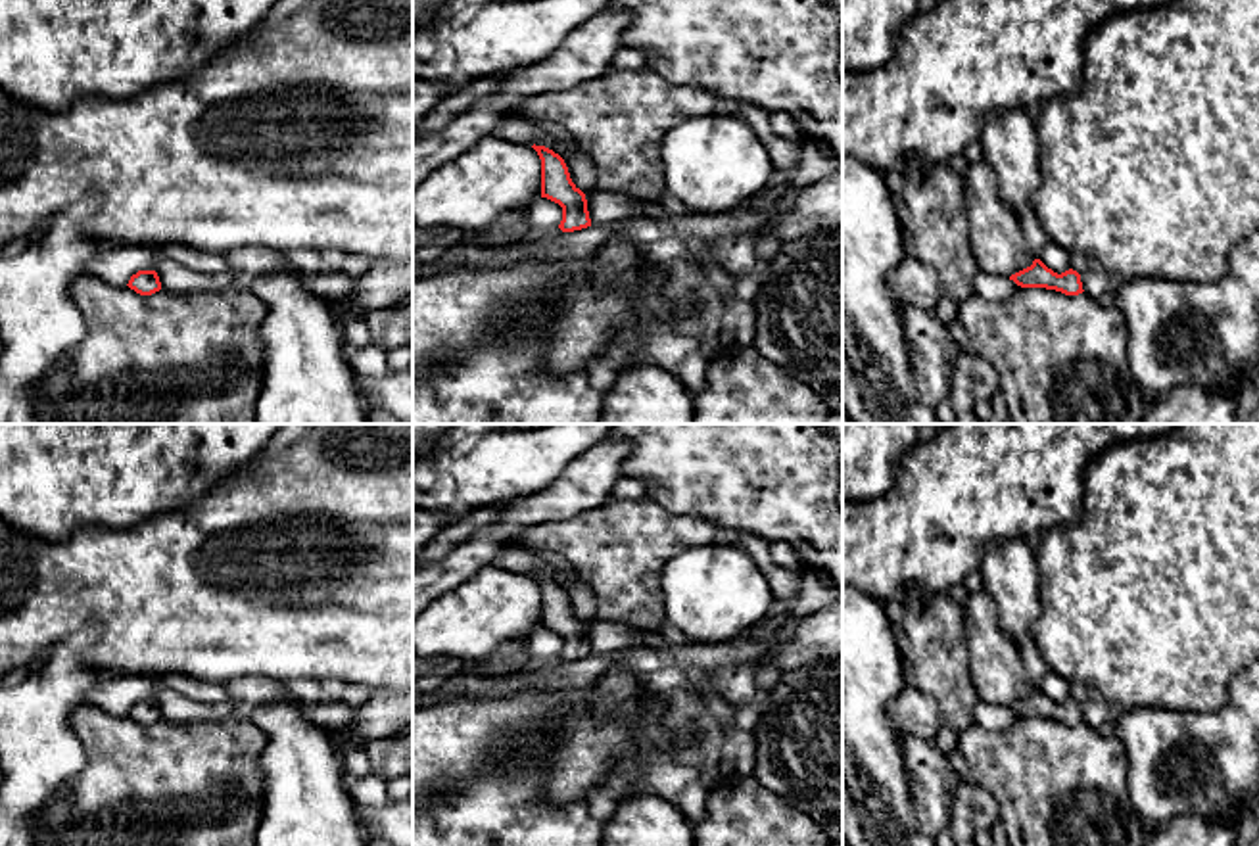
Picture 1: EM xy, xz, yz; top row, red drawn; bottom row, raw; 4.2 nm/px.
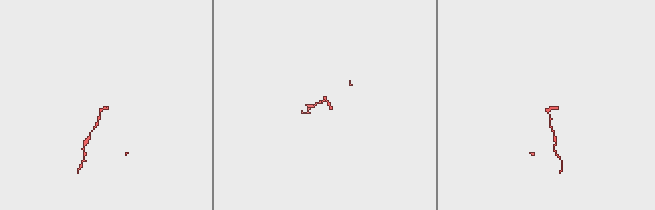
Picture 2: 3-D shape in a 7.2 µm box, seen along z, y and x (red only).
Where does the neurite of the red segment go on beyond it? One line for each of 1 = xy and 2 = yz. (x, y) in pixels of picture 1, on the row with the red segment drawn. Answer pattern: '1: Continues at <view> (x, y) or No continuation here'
1: No continuation here
2: No continuation here

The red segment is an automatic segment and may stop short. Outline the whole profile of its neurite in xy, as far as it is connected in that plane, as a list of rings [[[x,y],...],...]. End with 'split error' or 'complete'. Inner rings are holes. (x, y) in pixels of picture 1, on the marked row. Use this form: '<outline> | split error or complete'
[[[138,270],[131,276],[127,286],[140,295],[152,295],[161,290],[161,282],[155,270]]] | complete

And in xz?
[[[532,146],[541,159],[541,198],[562,207],[562,232],[591,226],[585,194],[572,182],[564,159],[545,146]]] | complete

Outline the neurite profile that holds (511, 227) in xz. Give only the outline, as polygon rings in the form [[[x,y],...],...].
[[[518,207],[511,213],[501,215],[486,230],[480,230],[480,238],[486,244],[507,246],[520,242],[530,232],[530,226],[524,217],[524,207]]]

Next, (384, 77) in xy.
[[[303,0],[284,21],[269,25],[253,42],[244,36],[219,50],[198,71],[155,86],[132,100],[86,96],[63,113],[46,113],[0,92],[0,249],[23,236],[42,232],[54,215],[84,196],[100,200],[83,230],[98,244],[165,247],[188,244],[228,253],[234,247],[265,246],[292,249],[340,249],[376,259],[413,259],[413,0]]]

